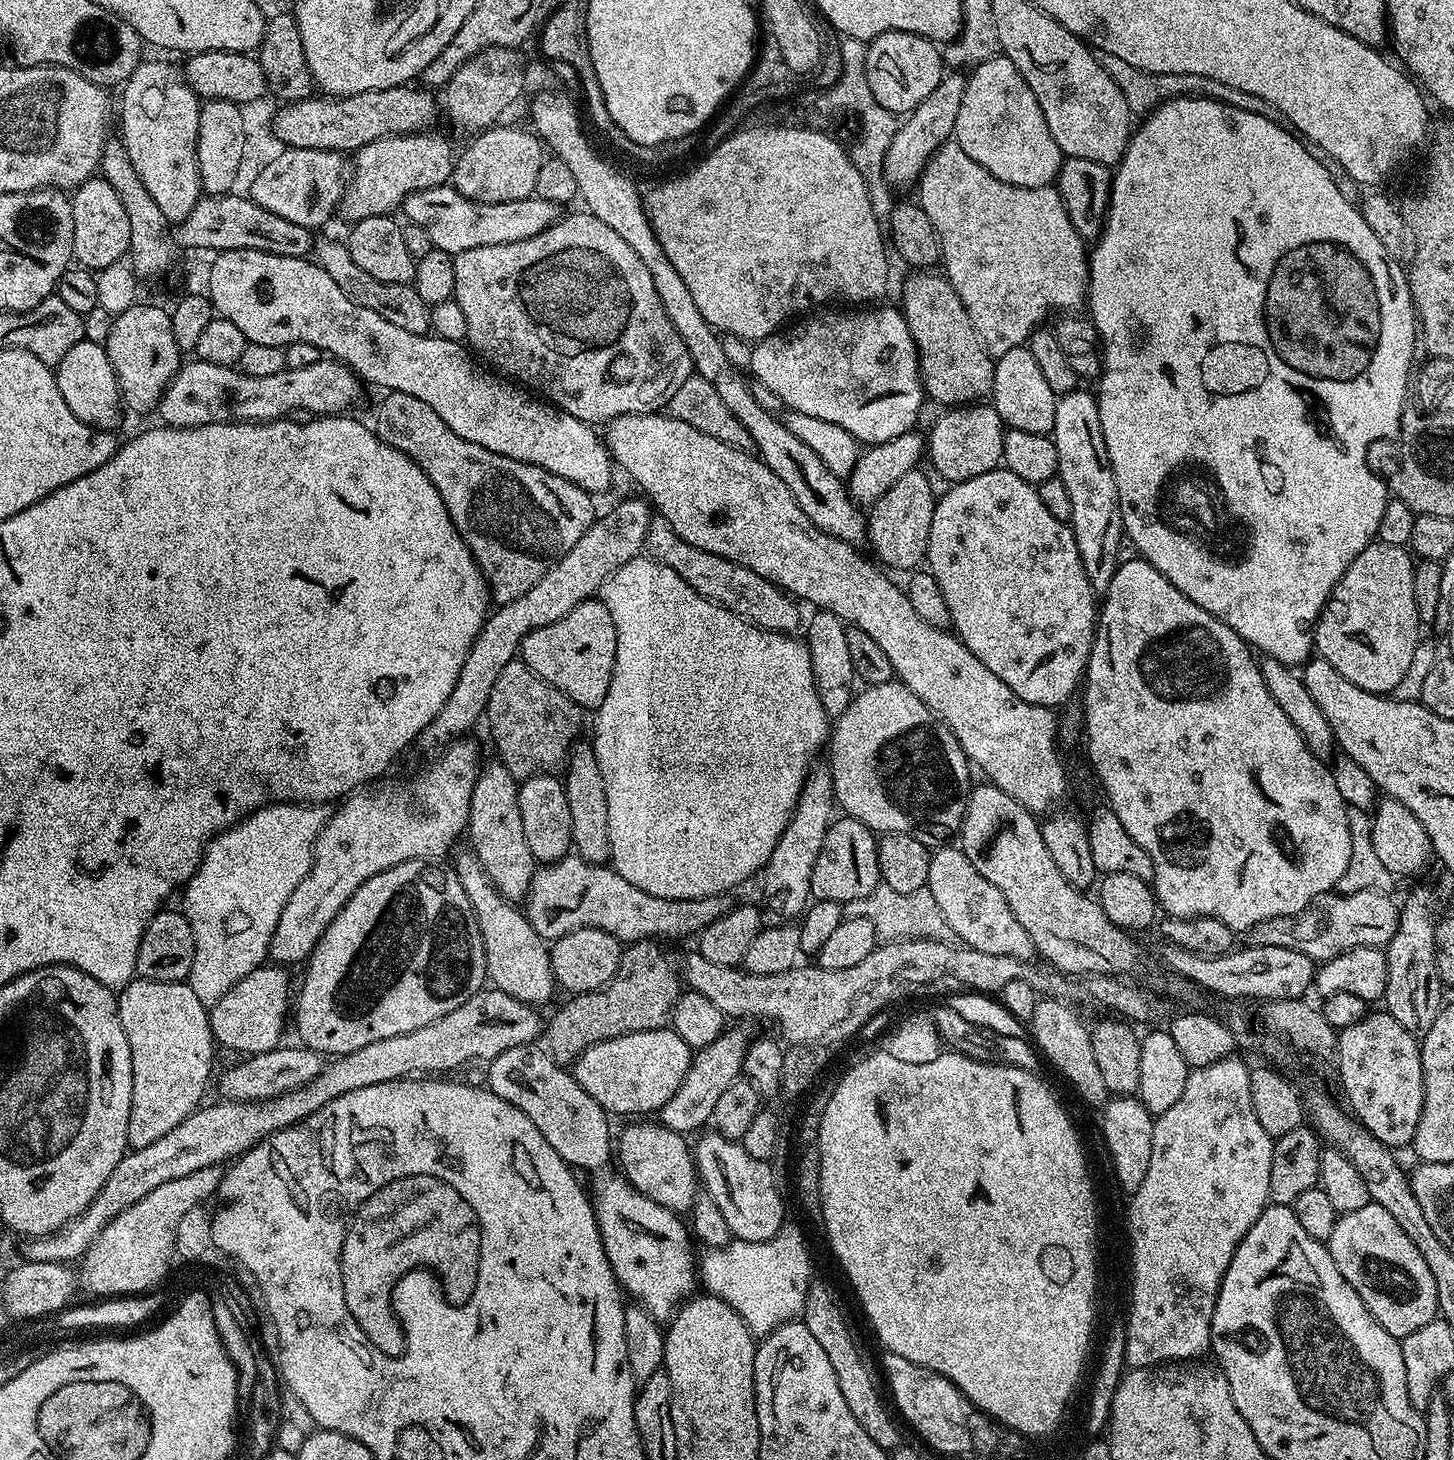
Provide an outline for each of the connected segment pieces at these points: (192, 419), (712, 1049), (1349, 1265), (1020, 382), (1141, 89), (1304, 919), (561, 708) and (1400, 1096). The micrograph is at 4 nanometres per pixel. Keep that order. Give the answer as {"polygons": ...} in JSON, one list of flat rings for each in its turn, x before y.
{"polygons":[[[321,358,311,366,289,368,285,366,278,374,250,376,241,372,239,367,214,366,205,360,193,359,192,364,185,363,175,378,168,383,164,397,160,399,158,413,165,425,173,428,193,428,203,424,259,424,265,420,278,420,289,414,296,414,301,408,304,414,315,414,317,417,329,414,344,414,348,407,360,396,362,381,346,364,335,358]],[[729,1027,710,1046,697,1049,682,1086,671,1096,670,1102,664,1103,659,1110,661,1124,681,1134,689,1134,688,1132,707,1125,711,1121,719,1096,732,1081,739,1079,749,1043,750,1035,748,1036,746,1029]],[[1369,1202,1362,1206,1362,1210,1343,1213,1334,1226,1334,1234,1330,1234,1326,1243,1328,1253,1334,1258,1334,1266,1338,1266,1342,1278,1346,1278,1350,1286,1354,1286,1358,1298,1362,1298,1366,1310,1370,1310,1370,1314,1380,1323,1382,1330,1397,1338,1403,1338,1414,1334,1414,1330,1422,1330,1422,1326,1437,1319,1434,1274,1430,1274,1430,1266,1426,1266,1422,1254,1418,1254,1418,1246,1414,1246,1414,1242,1406,1238,1398,1222,1394,1222,1394,1218,1390,1218,1390,1214,1382,1210,1382,1206]],[[1021,346,1014,350,1006,350,1006,354,995,357,994,363,996,369,990,397,991,407,995,408,1008,428,1030,430,1030,434,1049,435,1054,426,1058,393,1050,390,1038,362,1034,362,1034,354,1027,346]],[[1095,51,1096,59,1103,66,1126,98,1127,106,1134,114,1146,114,1152,111,1157,105,1171,99,1174,96,1209,96,1212,100,1224,101,1228,105,1238,106,1239,109,1247,110,1251,113,1271,115,1271,108,1268,103,1257,95,1248,94,1244,90,1238,90,1234,86,1227,86,1218,82,1217,79,1206,78,1205,75,1198,74,1178,74,1178,75,1154,75,1152,72,1138,70,1128,62,1117,58,1114,54,1106,51]],[[1359,888,1356,892,1330,891,1314,898,1298,914,1286,914,1282,918,1266,918,1266,922,1258,922,1258,926,1248,929,1246,944,1249,948,1258,946,1282,946,1286,950,1298,950,1298,954,1306,954,1313,962,1323,962,1342,954,1346,950,1354,950,1358,946,1384,948,1394,938,1396,928,1400,924,1400,909,1397,901,1388,897,1389,893,1375,888]],[[523,659,511,660,502,666,502,674,490,686,486,721,496,743,499,763,510,770,518,782,532,776,555,773,565,767,573,744,580,732,582,710,562,690,550,686,541,676,536,676]],[[1387,1010,1379,1011,1369,1011,1364,1019,1354,1022,1354,1026,1339,1029,1334,1068,1340,1071,1340,1084,1344,1087,1344,1096,1349,1104,1347,1107,1354,1113,1355,1119,1384,1144,1408,1146,1416,1136,1424,1105,1424,1071,1420,1045,1417,1037,1398,1026,1398,1022]]]}

